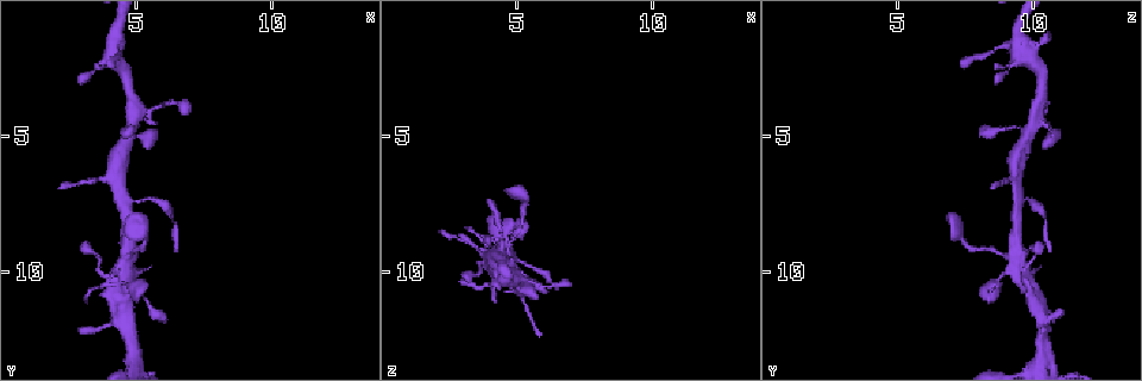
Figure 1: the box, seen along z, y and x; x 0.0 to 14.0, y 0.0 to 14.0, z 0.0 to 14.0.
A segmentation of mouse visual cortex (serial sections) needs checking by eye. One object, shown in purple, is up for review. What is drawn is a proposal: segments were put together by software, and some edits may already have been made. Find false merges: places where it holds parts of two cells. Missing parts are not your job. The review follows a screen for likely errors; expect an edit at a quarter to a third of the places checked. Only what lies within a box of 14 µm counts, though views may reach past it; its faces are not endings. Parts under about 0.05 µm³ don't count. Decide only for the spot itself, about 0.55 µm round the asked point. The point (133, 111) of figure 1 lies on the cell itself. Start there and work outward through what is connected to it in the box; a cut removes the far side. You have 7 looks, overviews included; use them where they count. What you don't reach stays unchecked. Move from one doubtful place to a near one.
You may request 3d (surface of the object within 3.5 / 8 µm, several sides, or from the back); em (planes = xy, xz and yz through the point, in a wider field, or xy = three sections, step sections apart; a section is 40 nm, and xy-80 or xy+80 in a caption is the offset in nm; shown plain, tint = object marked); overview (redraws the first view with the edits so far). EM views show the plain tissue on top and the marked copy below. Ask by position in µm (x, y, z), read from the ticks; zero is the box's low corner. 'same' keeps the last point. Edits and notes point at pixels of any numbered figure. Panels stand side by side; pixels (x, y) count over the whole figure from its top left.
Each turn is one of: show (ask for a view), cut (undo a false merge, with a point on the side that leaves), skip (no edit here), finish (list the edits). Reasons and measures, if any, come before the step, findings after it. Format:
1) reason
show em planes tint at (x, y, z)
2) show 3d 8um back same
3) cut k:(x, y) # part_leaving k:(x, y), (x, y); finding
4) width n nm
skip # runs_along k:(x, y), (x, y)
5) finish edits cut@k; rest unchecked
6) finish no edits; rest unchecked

show 3d 8um at (5.1, 4.9, 10.7)

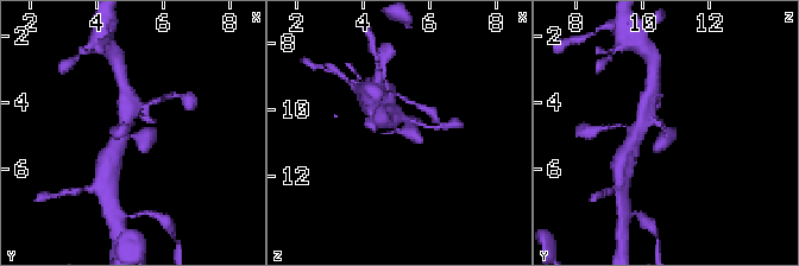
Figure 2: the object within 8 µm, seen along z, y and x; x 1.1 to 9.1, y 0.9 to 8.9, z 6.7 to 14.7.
show em xy step 3 tint at (5.0, 4.9, 10.7)

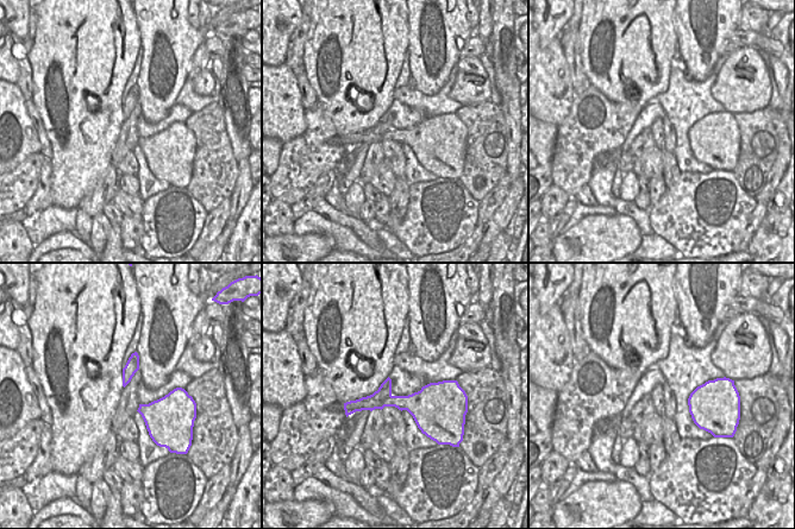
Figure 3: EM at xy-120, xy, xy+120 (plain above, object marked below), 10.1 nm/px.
skip # runs_along 2:(397, 114), (392, 132), (422, 141); all the same cell

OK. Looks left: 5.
show em xy step 5 tint at (4.6, 7.4, 9.5)

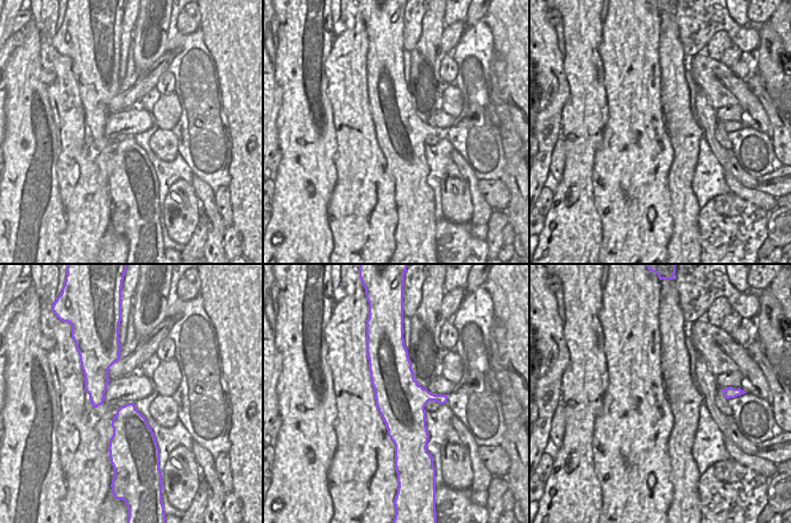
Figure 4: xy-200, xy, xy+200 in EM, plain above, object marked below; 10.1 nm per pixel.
wider look
show 3d 3.5um same

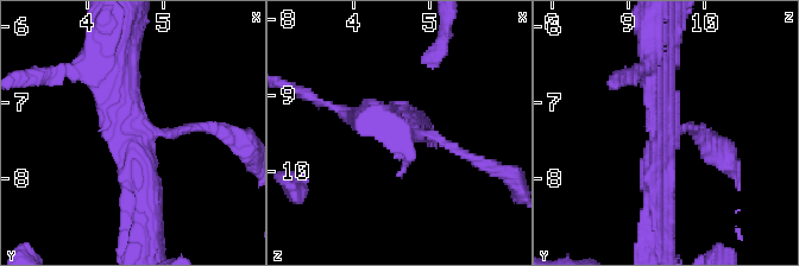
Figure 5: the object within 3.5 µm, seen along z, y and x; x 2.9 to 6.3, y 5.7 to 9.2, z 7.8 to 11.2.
arms 3
skip # runs_along 5:(117, 68), (146, 221); one cell here

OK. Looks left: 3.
thin arm on a thick one
show 3d 3.5um at (4.5, 10.0, 9.3)

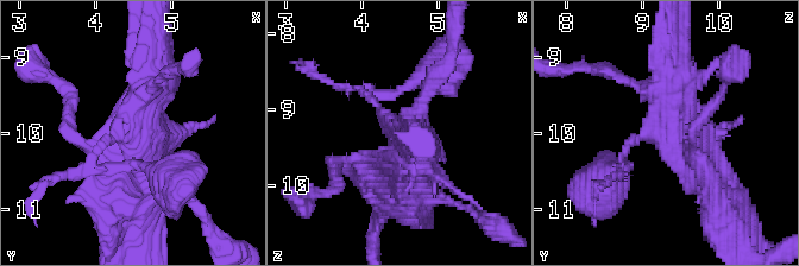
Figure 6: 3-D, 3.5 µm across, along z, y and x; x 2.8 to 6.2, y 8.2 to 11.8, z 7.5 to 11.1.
now the EM
show em planes tint at (4.45, 10.05, 9.30)

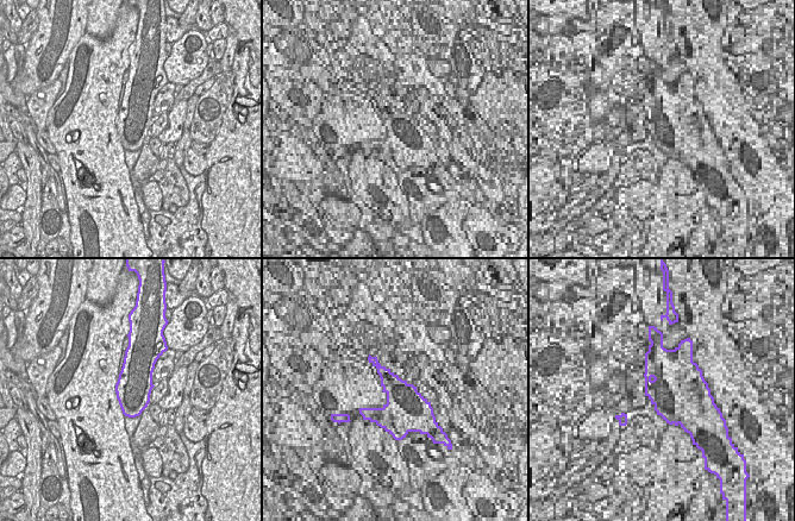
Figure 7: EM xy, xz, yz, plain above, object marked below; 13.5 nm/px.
cut 6:(617, 162) # part_leaving 6:(376, 105), (362, 90), (398, 93), (423, 77); a second cell is stuck on

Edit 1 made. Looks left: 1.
finish edits cut@6; rest unchecked

